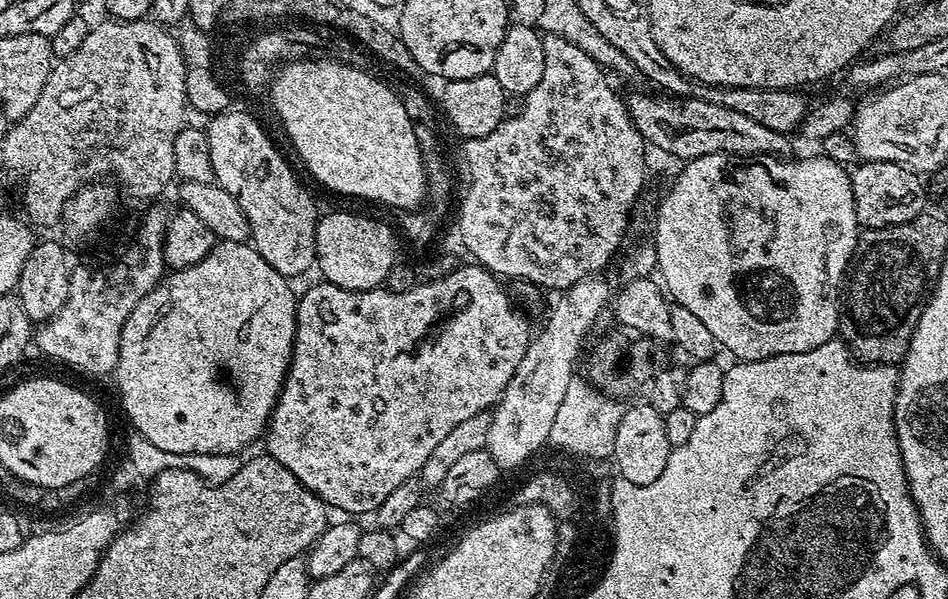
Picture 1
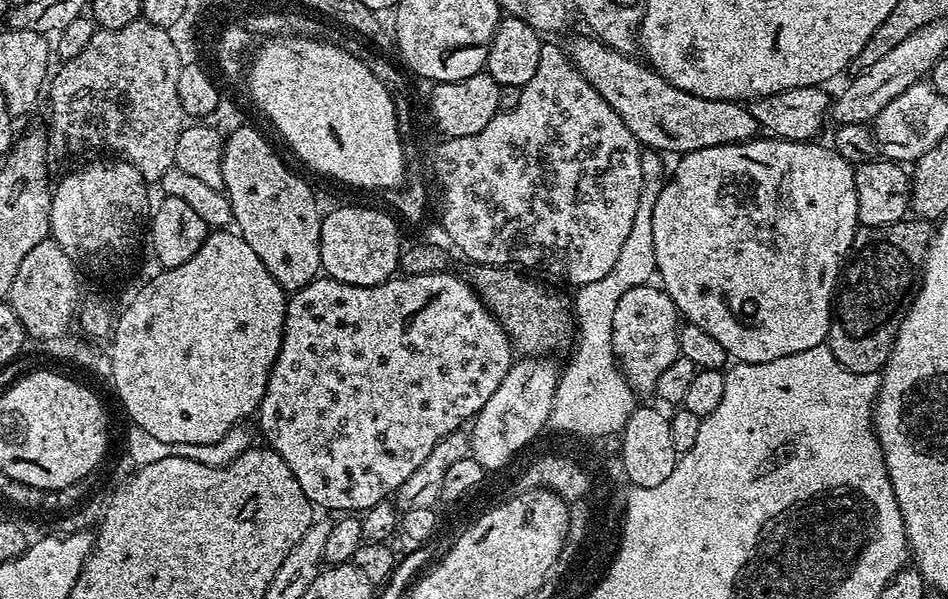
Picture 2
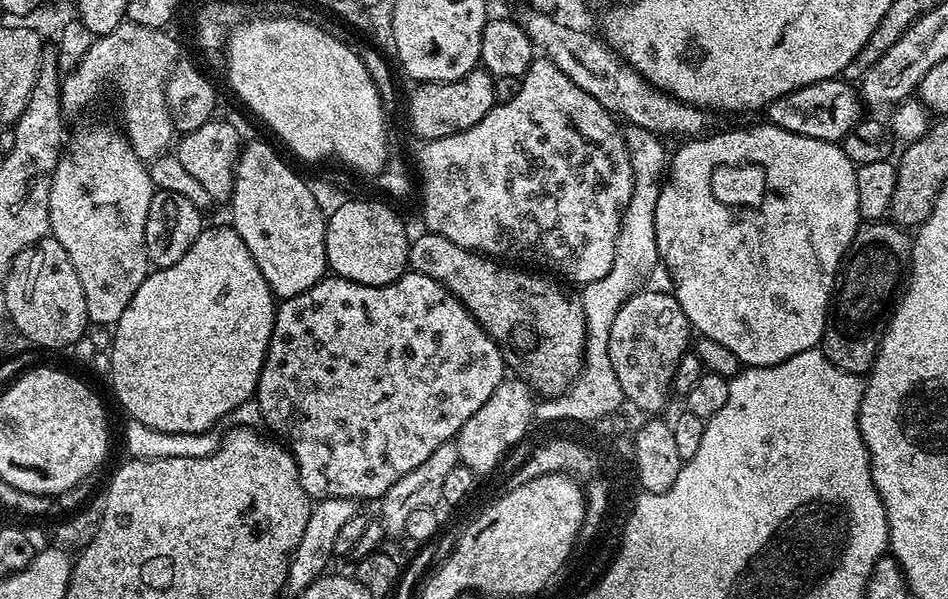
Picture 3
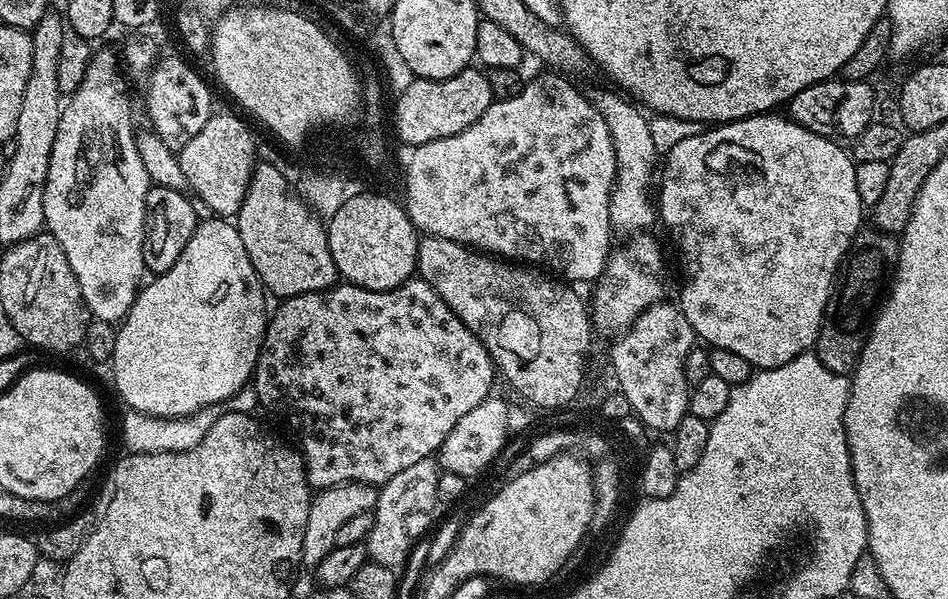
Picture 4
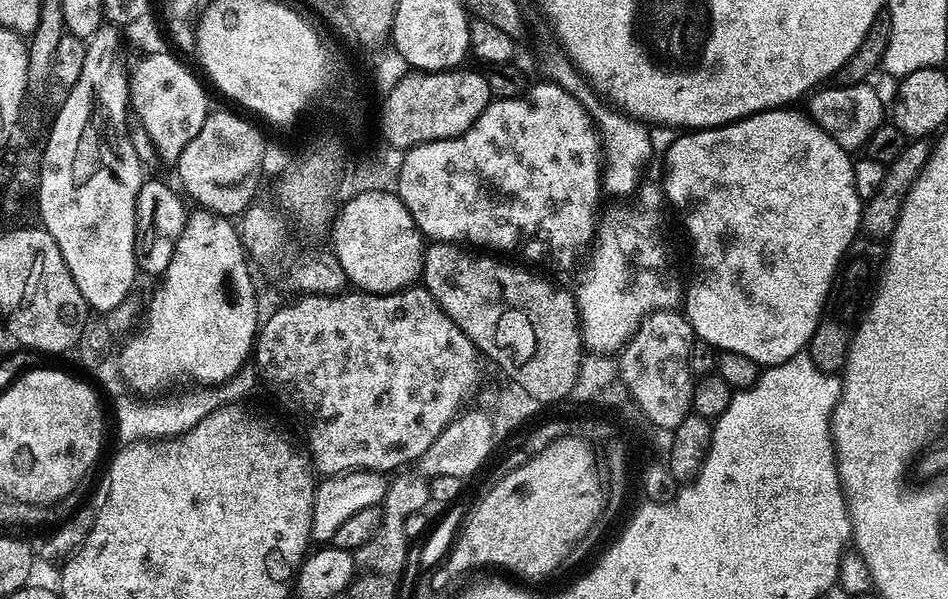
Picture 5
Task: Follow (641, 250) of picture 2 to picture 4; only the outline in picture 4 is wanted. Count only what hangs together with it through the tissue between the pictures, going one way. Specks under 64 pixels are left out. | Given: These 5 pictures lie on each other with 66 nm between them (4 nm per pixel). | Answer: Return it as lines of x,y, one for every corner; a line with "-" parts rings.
596,88
583,89
583,94
588,101
594,106
594,110
598,110
602,114
602,118
606,122
606,126
610,130
610,138
614,142
614,154
616,155
616,182
612,190
612,201
610,202
610,218
613,225
617,229
620,228
624,232
635,233
637,230
644,230
647,224
656,224
658,220
658,212
654,207
654,196
648,191
653,191
654,180
652,184
652,171
657,171
658,160
656,164
656,136
652,133
652,128
648,125
648,120
643,116
645,113
641,111
635,103
629,102
623,95
612,92
599,92

